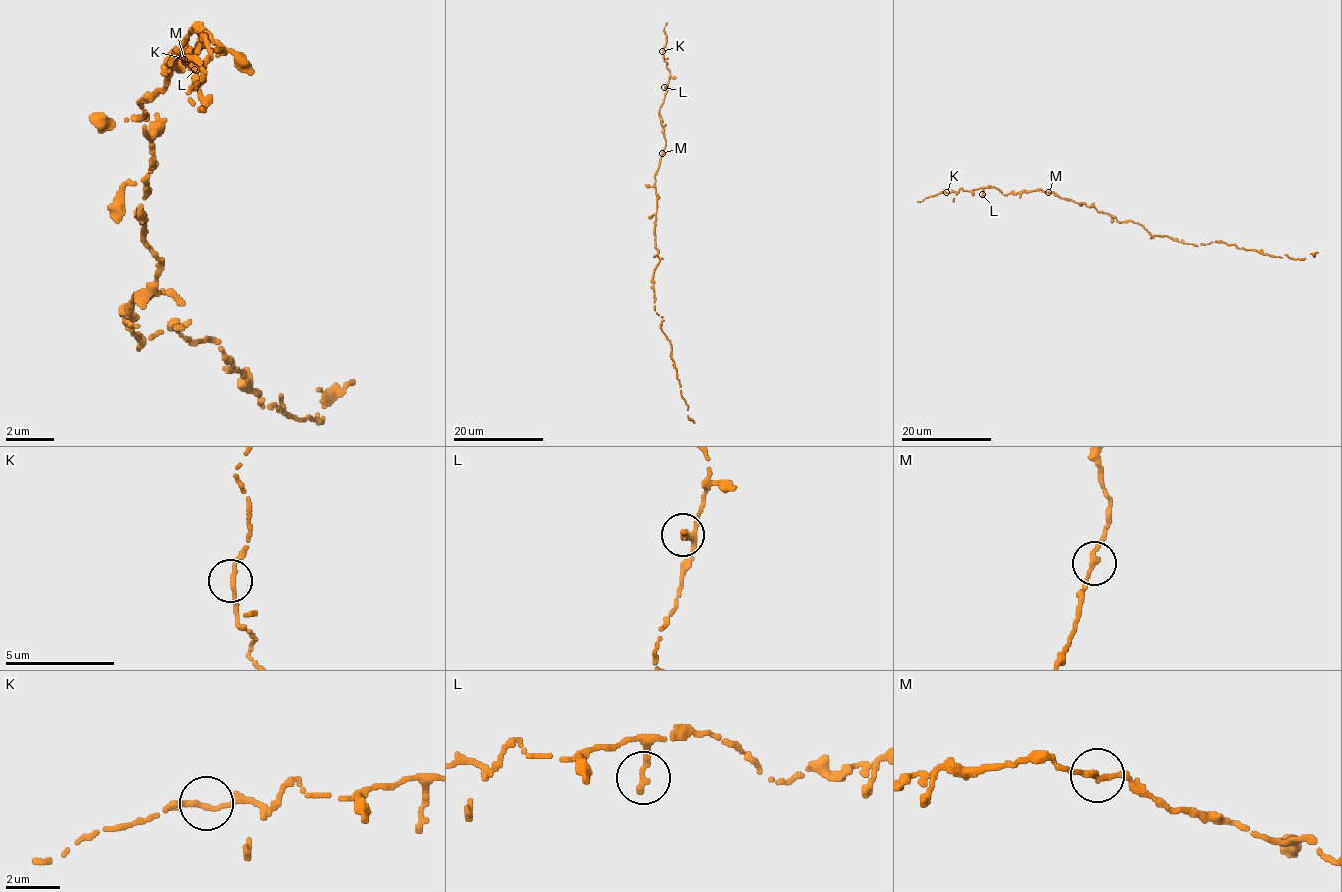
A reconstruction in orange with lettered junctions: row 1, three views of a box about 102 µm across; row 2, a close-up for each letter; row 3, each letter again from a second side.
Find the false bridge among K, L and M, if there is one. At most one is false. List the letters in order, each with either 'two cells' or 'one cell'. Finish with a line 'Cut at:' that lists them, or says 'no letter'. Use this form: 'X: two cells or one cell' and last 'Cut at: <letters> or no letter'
K: one cell
L: one cell
M: one cell
Cut at: no letter

